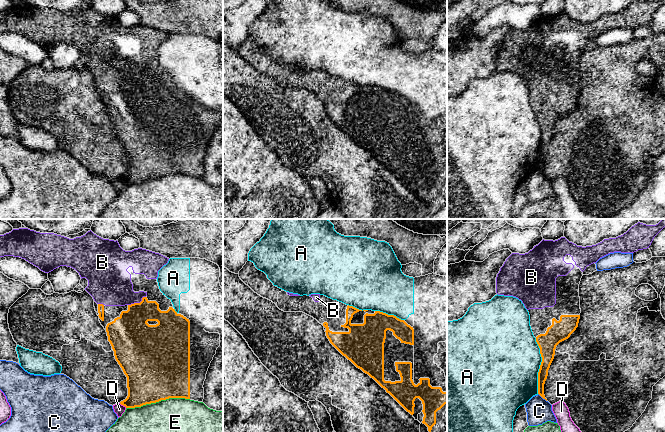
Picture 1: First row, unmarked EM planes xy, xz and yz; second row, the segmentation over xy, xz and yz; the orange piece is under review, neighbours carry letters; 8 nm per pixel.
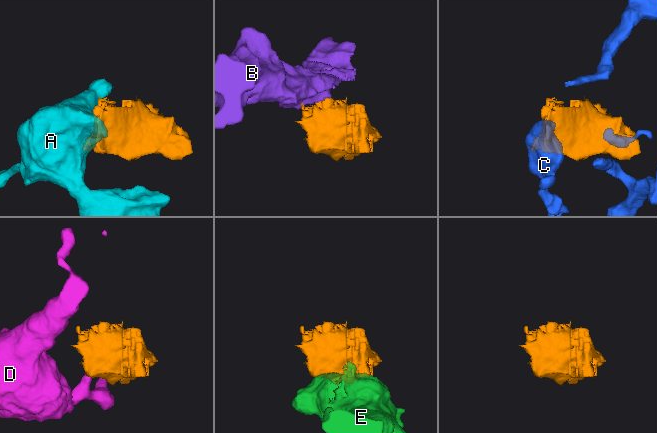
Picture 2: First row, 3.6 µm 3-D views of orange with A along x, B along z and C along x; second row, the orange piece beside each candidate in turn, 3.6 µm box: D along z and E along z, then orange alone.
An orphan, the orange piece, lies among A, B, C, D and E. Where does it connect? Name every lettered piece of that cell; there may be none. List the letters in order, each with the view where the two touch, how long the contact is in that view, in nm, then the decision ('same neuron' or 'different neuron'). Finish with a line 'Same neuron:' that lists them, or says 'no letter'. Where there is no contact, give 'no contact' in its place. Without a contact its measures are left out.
A: contact in yz; length 440 nm; different neuron
B: contact in xy; length 160 nm; same neuron
C: contact in yz; length 100 nm; different neuron
D: contact in xy; length 70 nm; different neuron
E: contact in xy; length 500 nm; different neuron
Same neuron: B

